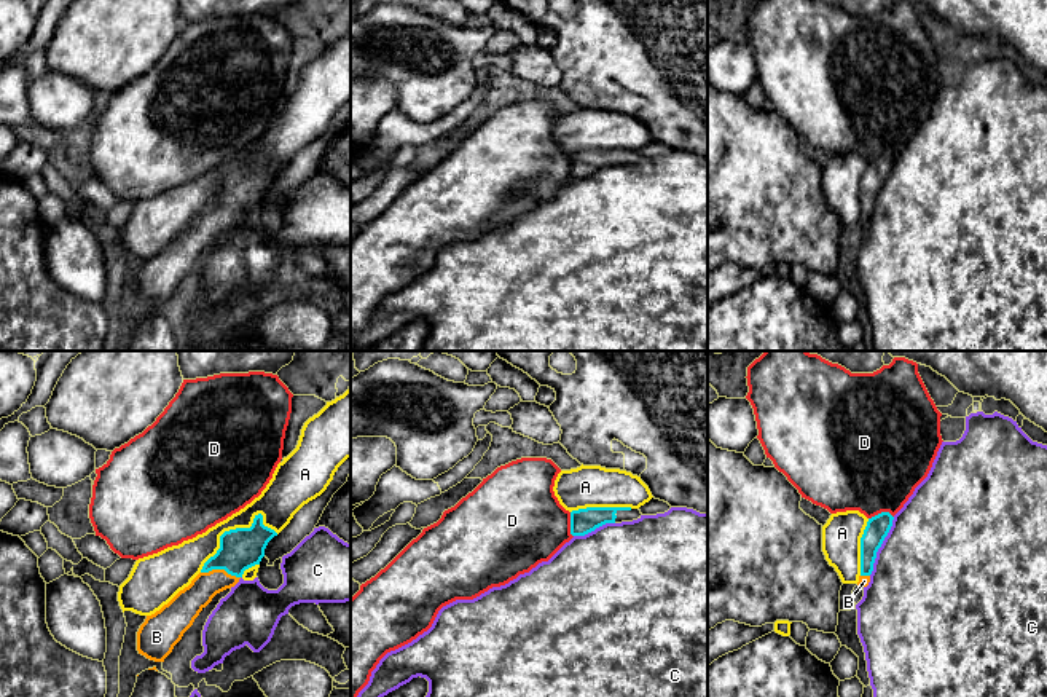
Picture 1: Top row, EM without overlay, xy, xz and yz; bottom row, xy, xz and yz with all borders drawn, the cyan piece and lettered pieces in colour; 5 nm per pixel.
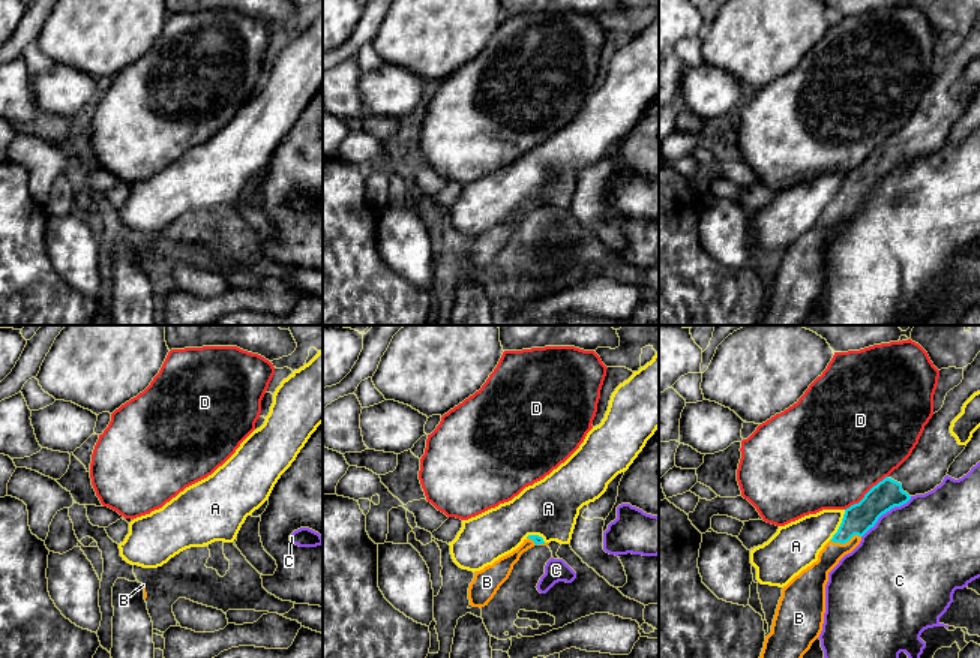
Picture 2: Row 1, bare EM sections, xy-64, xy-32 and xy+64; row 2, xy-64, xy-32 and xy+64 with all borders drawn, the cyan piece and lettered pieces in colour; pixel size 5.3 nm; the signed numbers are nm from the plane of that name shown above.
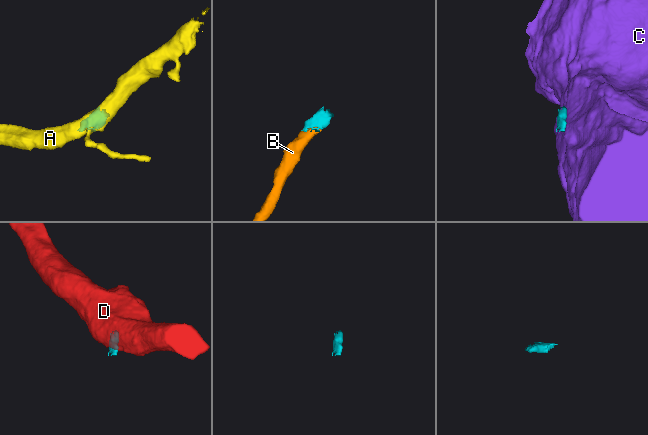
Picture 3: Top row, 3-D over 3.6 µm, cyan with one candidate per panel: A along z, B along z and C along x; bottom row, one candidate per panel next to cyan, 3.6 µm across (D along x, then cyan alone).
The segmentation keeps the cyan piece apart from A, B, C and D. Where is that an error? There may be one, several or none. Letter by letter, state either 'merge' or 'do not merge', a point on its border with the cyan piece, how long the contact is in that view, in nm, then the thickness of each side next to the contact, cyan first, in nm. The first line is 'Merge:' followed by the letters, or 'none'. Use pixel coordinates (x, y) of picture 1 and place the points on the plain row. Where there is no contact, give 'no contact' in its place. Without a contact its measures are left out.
Merge: B
A: do not merge; meets cyan in xy at (236, 171); contact 440 nm long; 200 nm thick on the cyan side, 200 nm on the other
B: merge; meets cyan in xy at (220, 211); contact 200 nm long; 200 nm thick on the cyan side, 150 nm on the other
C: do not merge; meets cyan in yz at (880, 189); contact 320 nm long; 120 nm thick on the cyan side, 500 nm on the other
D: do not merge; meets cyan in yz at (882, 155); contact 130 nm long; 120 nm thick on the cyan side, 480 nm on the other

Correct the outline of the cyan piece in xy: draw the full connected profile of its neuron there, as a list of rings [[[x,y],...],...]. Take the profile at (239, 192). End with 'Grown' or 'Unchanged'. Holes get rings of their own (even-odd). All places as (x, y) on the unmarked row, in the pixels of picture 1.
[[[263,158],[250,171],[236,171],[220,179],[220,191],[210,199],[188,230],[151,258],[137,274],[137,293],[155,305],[164,305],[183,276],[212,241],[234,230],[244,214],[260,207],[268,185],[277,175],[263,167]]]. Grown

